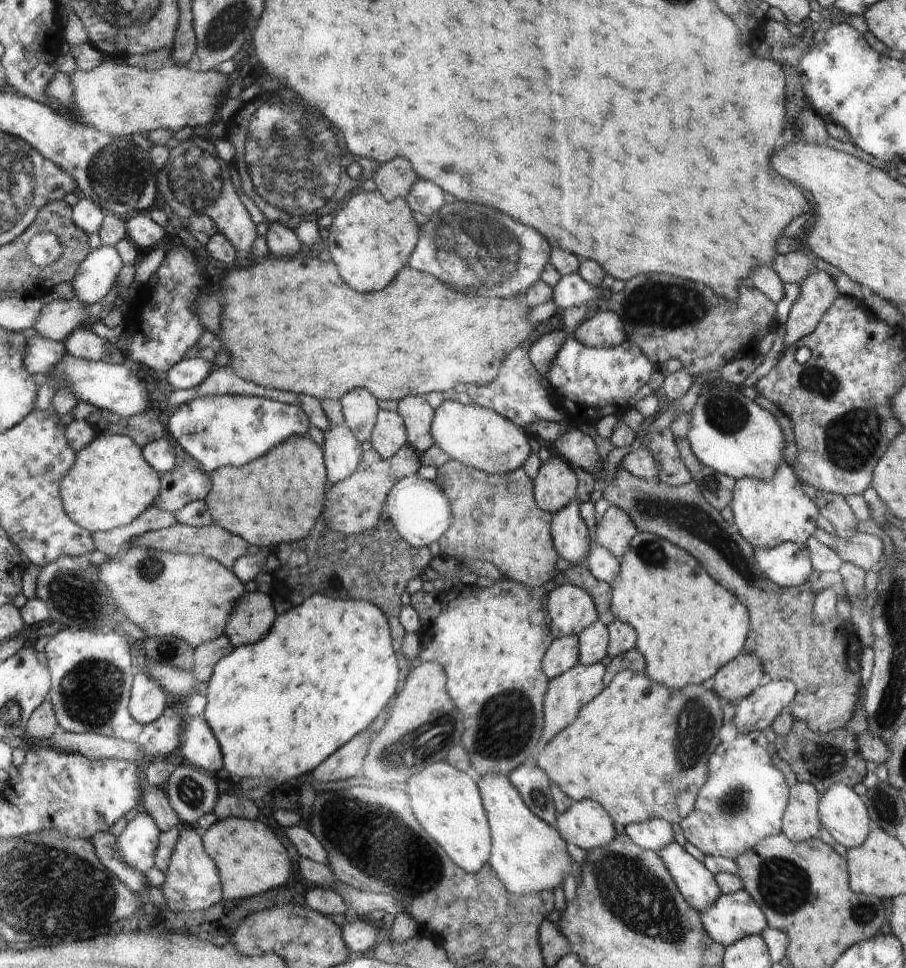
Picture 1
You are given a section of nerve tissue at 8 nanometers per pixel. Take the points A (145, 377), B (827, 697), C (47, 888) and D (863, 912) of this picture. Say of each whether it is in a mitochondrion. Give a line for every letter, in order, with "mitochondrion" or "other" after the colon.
A: other
B: other
C: mitochondrion
D: mitochondrion

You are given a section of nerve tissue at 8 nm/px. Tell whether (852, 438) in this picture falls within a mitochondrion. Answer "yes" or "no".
yes

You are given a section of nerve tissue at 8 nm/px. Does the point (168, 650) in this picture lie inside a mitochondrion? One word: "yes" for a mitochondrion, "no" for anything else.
yes

